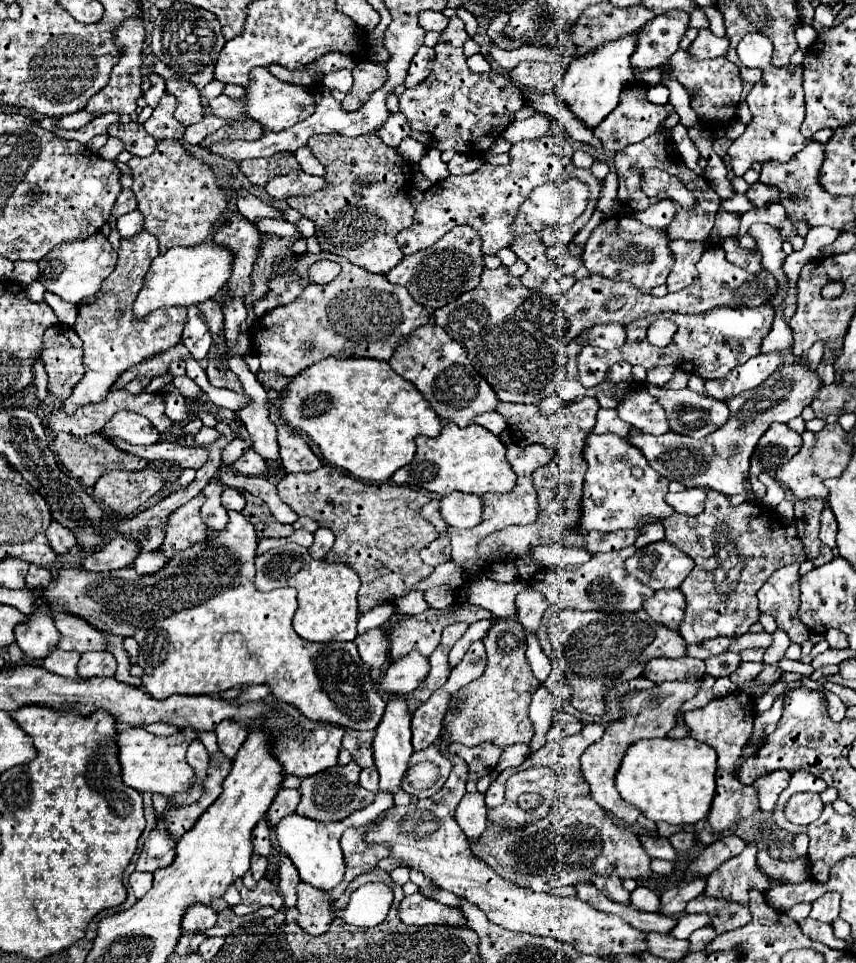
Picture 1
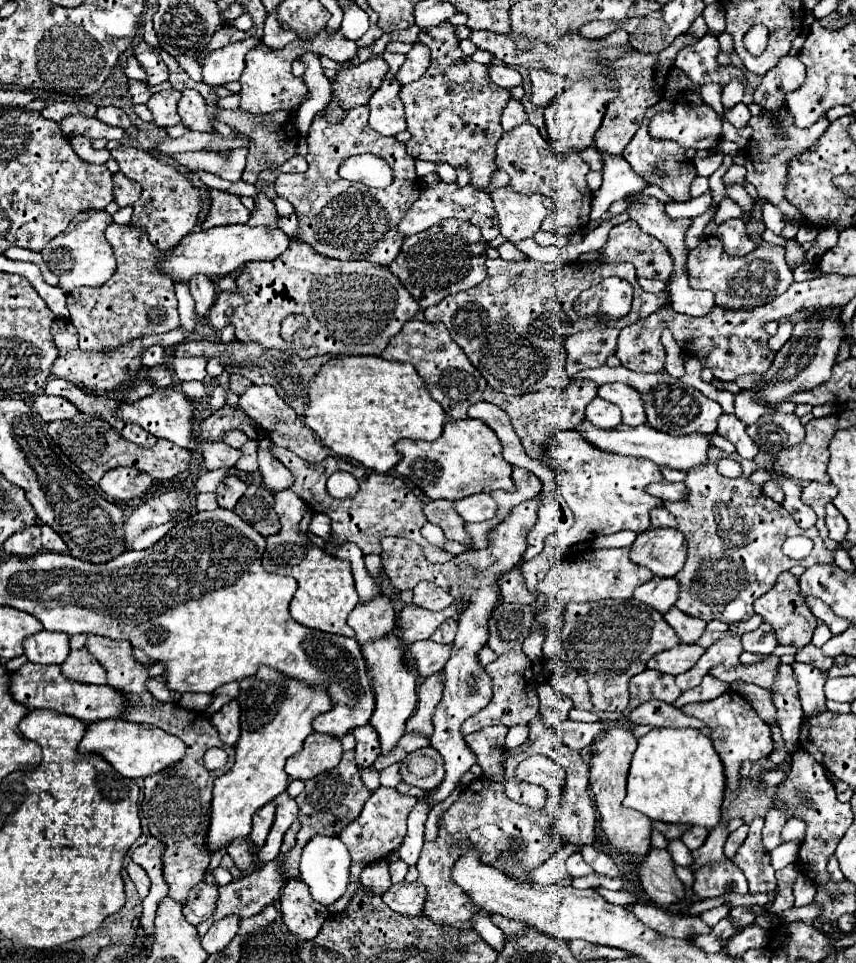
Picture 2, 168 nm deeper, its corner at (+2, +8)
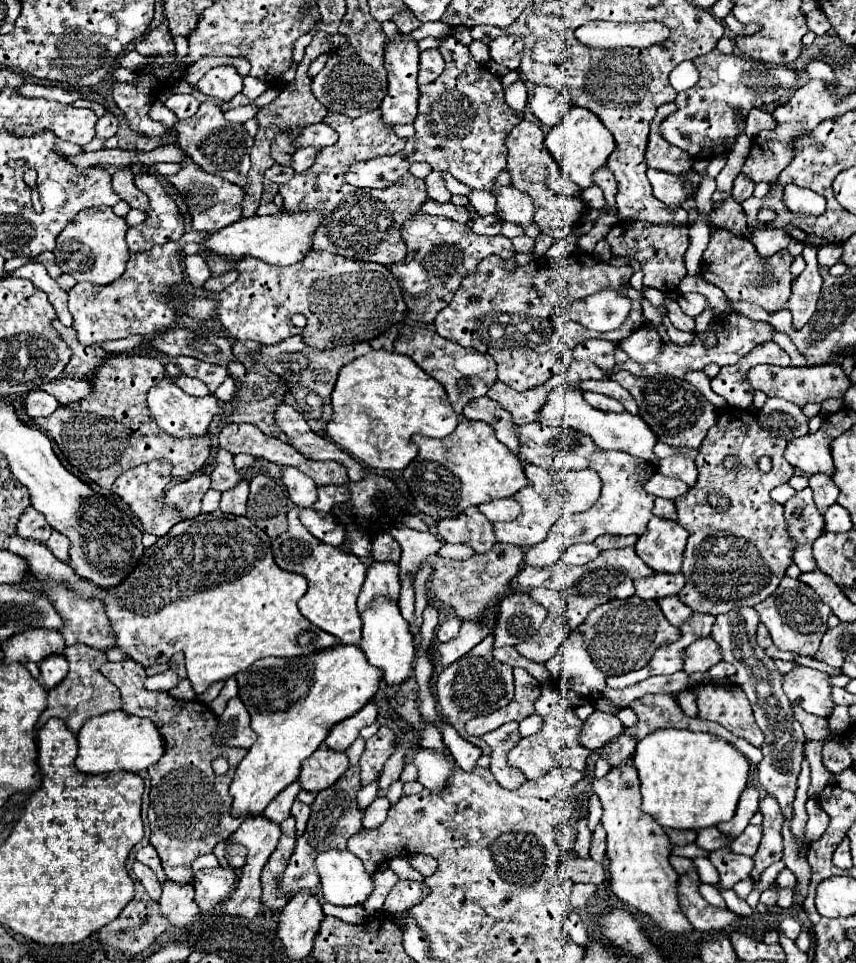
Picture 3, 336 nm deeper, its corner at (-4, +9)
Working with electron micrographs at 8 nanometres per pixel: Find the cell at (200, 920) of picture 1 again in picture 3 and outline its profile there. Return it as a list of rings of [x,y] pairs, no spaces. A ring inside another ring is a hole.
[[[133,658],[121,660],[121,662],[105,662],[101,666],[101,672],[119,688],[121,698],[123,698],[123,712],[127,714],[135,714],[135,716],[143,716],[153,720],[163,738],[165,740],[165,754],[161,758],[161,762],[157,762],[157,766],[149,768],[149,780],[151,780],[151,806],[149,806],[149,828],[151,828],[151,838],[149,842],[157,848],[159,858],[163,862],[163,870],[167,874],[167,878],[175,884],[189,884],[193,880],[193,860],[199,858],[201,854],[209,854],[213,852],[215,844],[219,844],[221,840],[227,840],[231,832],[235,832],[239,828],[241,822],[237,822],[237,818],[229,818],[229,782],[233,780],[237,762],[247,754],[245,748],[227,748],[215,742],[213,730],[217,726],[217,718],[213,718],[213,712],[199,700],[191,700],[191,702],[179,702],[177,698],[173,698],[169,692],[149,692],[145,690],[143,682],[147,680],[145,668],[135,662]],[[219,754],[223,754],[229,760],[229,776],[215,776],[211,770],[211,760],[217,758]]]

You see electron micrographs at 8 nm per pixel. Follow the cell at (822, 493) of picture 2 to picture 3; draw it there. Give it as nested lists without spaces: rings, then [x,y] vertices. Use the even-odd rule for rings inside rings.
[[[815,474],[809,478],[809,488],[813,490],[813,496],[815,496],[815,504],[819,508],[821,514],[827,512],[829,506],[833,506],[837,502],[837,496],[839,496],[839,490],[833,482],[831,476],[825,476],[825,474]]]

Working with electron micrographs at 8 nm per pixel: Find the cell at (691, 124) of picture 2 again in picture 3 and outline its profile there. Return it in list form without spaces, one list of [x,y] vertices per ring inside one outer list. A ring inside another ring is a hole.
[[[717,48],[705,56],[697,56],[693,64],[699,70],[699,82],[675,98],[677,112],[661,122],[661,136],[685,150],[691,158],[713,158],[729,154],[739,134],[733,118],[735,110],[747,114],[751,108],[775,102],[781,104],[797,86],[797,72],[789,66],[765,66],[763,62],[745,60],[735,54],[721,54]]]

